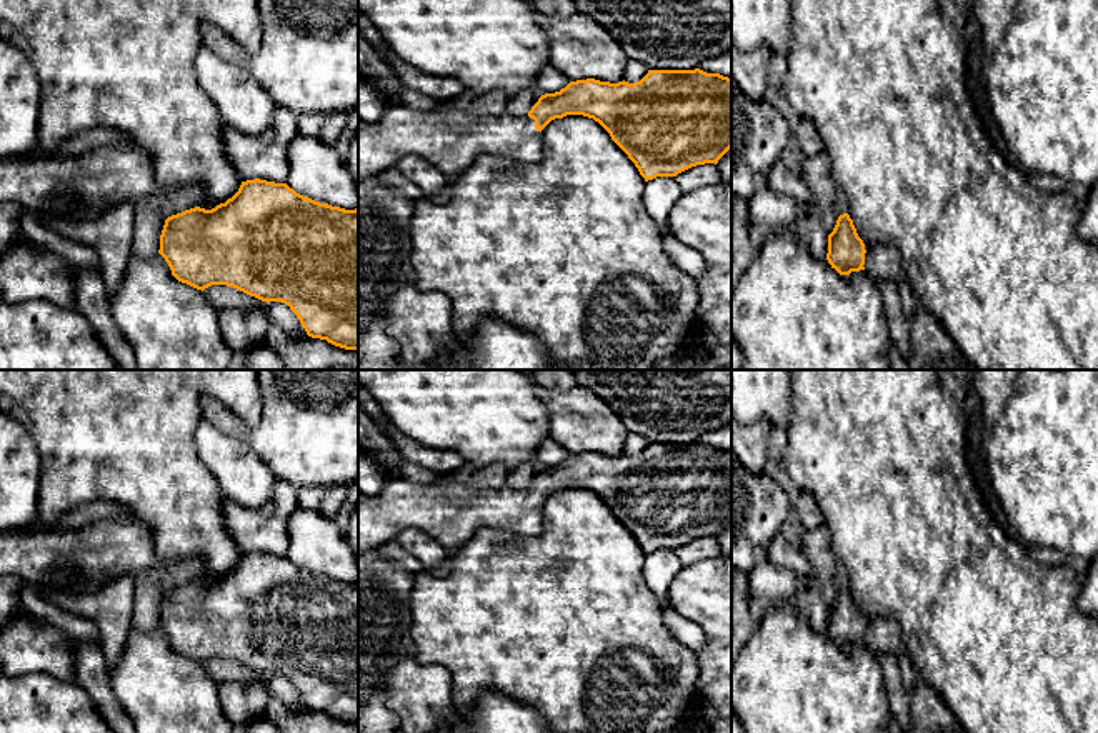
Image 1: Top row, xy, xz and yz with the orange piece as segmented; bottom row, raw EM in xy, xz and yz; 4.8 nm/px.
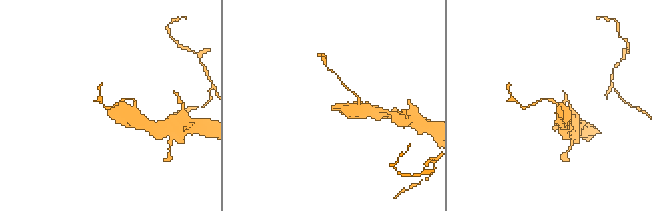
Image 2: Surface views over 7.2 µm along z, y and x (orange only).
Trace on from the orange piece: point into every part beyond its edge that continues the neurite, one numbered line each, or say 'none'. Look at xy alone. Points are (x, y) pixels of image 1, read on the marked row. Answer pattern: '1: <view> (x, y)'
none

